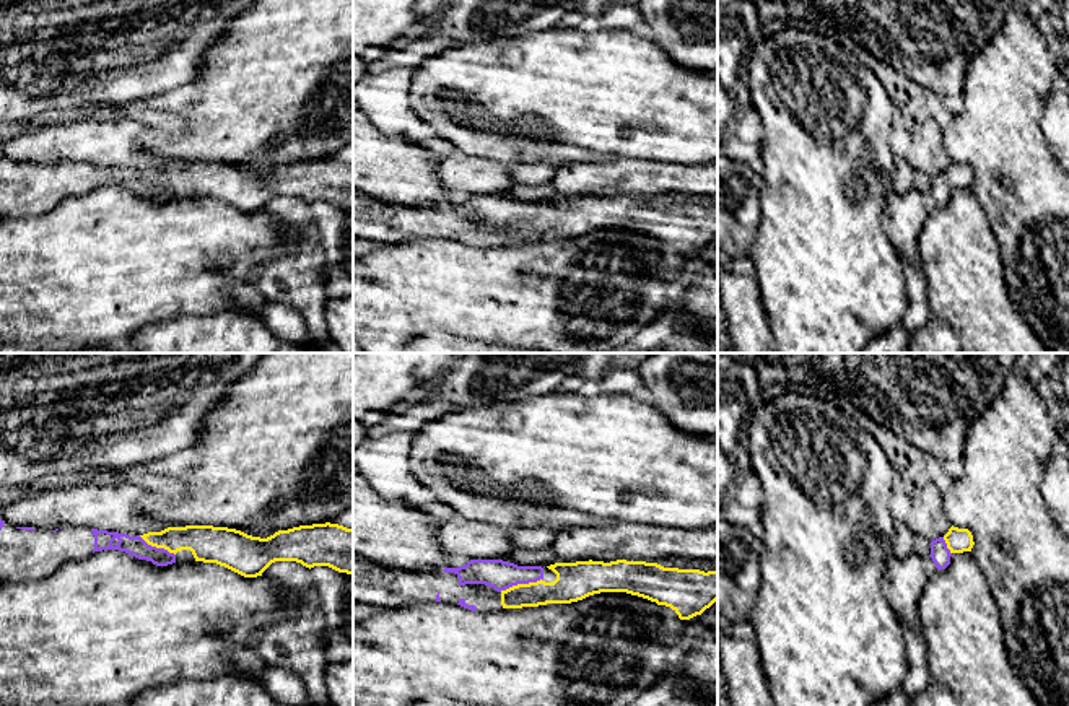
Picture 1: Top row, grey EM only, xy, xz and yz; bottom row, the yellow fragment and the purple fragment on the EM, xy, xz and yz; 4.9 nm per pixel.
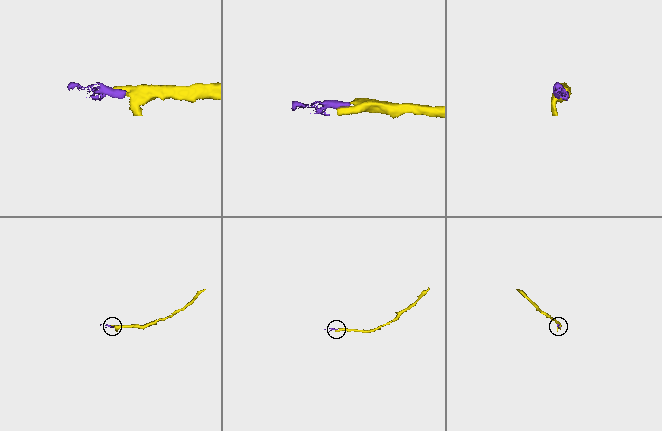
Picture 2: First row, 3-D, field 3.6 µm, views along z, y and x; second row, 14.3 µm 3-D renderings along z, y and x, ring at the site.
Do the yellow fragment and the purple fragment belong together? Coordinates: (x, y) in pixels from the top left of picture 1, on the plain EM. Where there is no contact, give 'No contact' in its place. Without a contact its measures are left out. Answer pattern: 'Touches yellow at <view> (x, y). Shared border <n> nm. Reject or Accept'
Touches yellow at xz (519, 220). Shared border 220 nm. Accept

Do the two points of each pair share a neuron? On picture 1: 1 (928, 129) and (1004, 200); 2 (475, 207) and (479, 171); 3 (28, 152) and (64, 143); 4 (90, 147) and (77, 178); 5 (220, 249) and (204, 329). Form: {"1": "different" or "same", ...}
{"1": "different", "2": "different", "3": "same", "4": "different", "5": "different"}

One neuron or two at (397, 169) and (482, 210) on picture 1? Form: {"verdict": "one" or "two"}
{"verdict": "two"}

